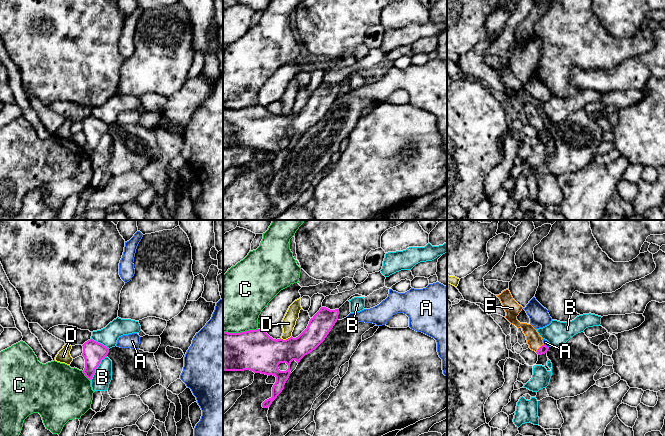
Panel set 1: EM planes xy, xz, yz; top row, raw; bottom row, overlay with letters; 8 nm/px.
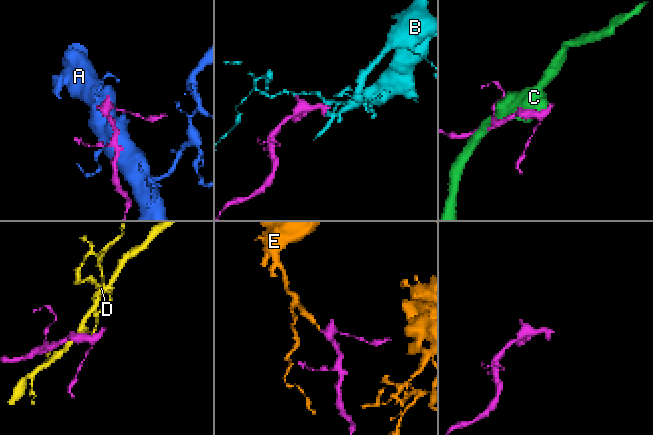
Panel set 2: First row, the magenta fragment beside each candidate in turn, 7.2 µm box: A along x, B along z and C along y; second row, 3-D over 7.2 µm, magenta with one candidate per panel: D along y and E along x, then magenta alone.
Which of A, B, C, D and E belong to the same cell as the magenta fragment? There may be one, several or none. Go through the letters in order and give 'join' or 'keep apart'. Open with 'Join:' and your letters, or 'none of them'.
Join: E
A: keep apart
B: keep apart
C: keep apart
D: keep apart
E: join

